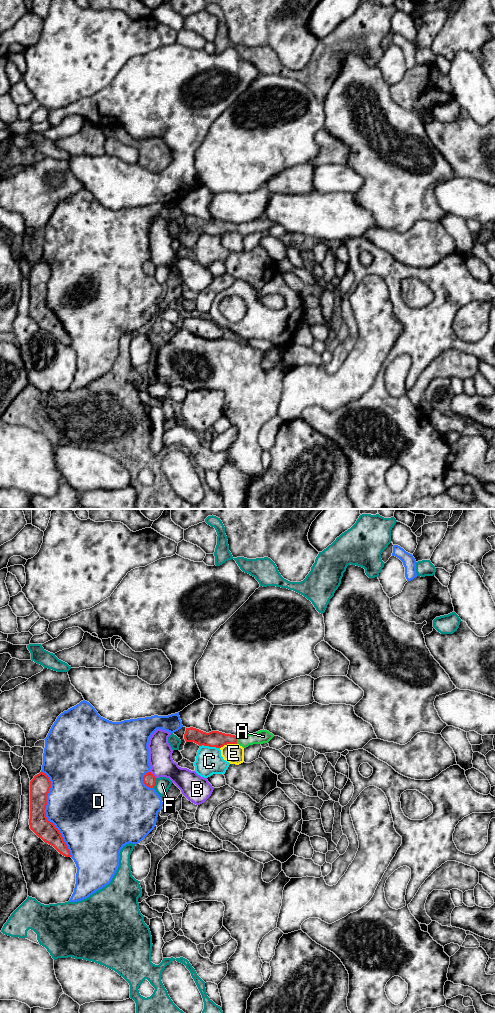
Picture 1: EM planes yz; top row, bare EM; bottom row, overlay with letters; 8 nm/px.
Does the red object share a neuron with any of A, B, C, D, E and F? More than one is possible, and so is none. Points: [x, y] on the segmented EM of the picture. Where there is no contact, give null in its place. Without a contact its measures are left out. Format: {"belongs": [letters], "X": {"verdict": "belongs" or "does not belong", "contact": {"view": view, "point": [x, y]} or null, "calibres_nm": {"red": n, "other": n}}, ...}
{"belongs": ["A"], "A": {"verdict": "belongs", "contact": {"view": "yz", "point": [236, 740]}, "calibres_nm": {"red": 130, "other": 110}}, "B": {"verdict": "does not belong", "contact": {"view": "yz", "point": [152, 774]}, "calibres_nm": {"red": 100, "other": 190}}, "C": {"verdict": "does not belong", "contact": {"view": "yz", "point": [210, 746]}, "calibres_nm": {"red": 130, "other": 220}}, "D": {"verdict": "does not belong", "contact": {"view": "yz", "point": [45, 814]}, "calibres_nm": {"red": 160, "other": 460}}, "E": {"verdict": "does not belong", "contact": {"view": "yz", "point": [228, 743]}, "calibres_nm": {"red": 130, "other": 160}}, "F": {"verdict": "does not belong", "contact": {"view": "yz", "point": [154, 783]}, "calibres_nm": {"red": 100, "other": 120}}}

